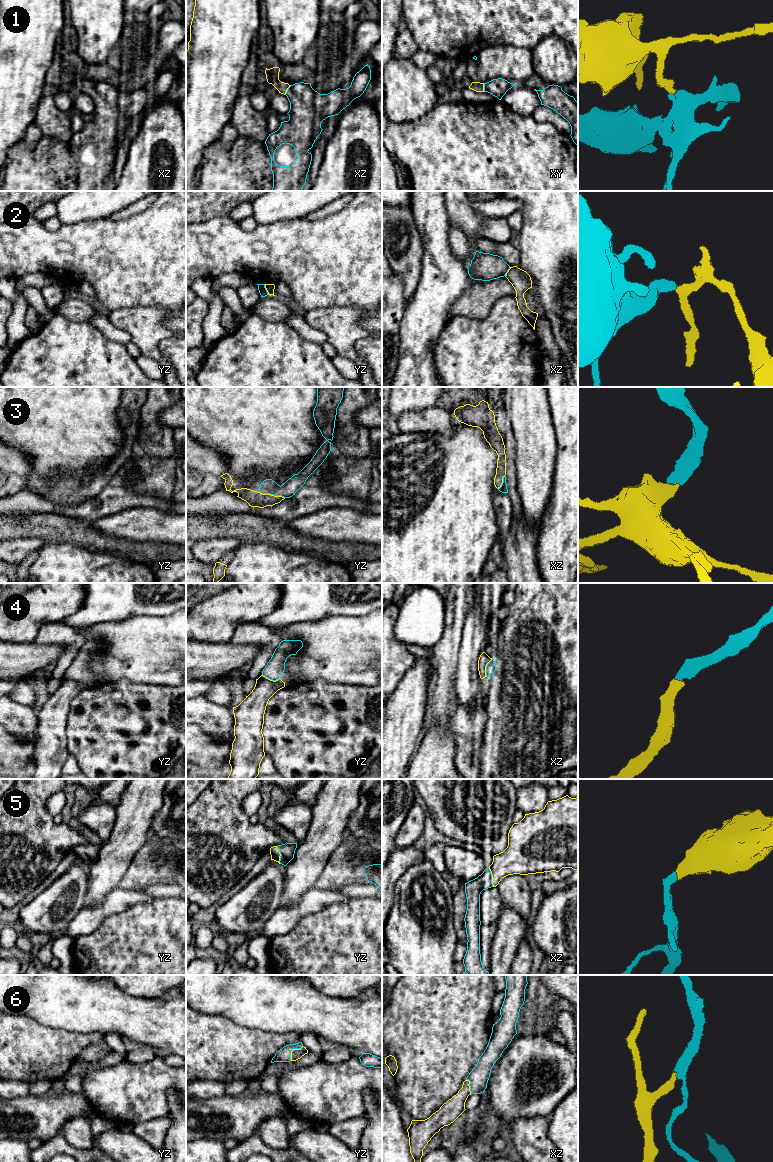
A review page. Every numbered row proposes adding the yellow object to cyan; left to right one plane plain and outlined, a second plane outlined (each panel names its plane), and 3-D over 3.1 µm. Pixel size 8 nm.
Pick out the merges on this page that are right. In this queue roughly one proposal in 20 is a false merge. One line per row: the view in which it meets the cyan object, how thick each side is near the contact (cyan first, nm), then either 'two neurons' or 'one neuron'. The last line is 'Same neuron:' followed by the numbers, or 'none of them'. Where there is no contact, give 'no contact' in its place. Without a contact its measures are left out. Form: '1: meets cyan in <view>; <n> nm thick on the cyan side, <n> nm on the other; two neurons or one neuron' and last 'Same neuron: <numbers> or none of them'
1: meets cyan in xz; 300 nm thick on the cyan side, 110 nm on the other; one neuron
2: meets cyan in yz; 70 nm thick on the cyan side, 70 nm on the other; two neurons
3: meets cyan in yz; 120 nm thick on the cyan side, 130 nm on the other; one neuron
4: meets cyan in yz; 150 nm thick on the cyan side, 190 nm on the other; one neuron
5: meets cyan in xz; 140 nm thick on the cyan side, 240 nm on the other; one neuron
6: meets cyan in yz; 110 nm thick on the cyan side, 90 nm on the other; one neuron
Same neuron: 1, 3, 4, 5, 6

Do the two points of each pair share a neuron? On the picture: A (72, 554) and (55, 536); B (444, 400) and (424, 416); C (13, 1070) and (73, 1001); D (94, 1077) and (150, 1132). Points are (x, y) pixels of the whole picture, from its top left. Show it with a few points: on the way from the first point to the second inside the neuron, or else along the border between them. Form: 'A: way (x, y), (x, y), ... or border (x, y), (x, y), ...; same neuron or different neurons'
A: border (46, 543), (73, 543), (85, 550); different neurons
B: border (435, 405), (447, 409), (453, 414); different neurons
C: border (29, 1016), (42, 1024), (73, 1032); different neurons
D: border (164, 1117), (156, 1117), (133, 1125); different neurons

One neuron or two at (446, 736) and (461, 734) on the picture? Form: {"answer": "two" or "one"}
{"answer": "two"}

